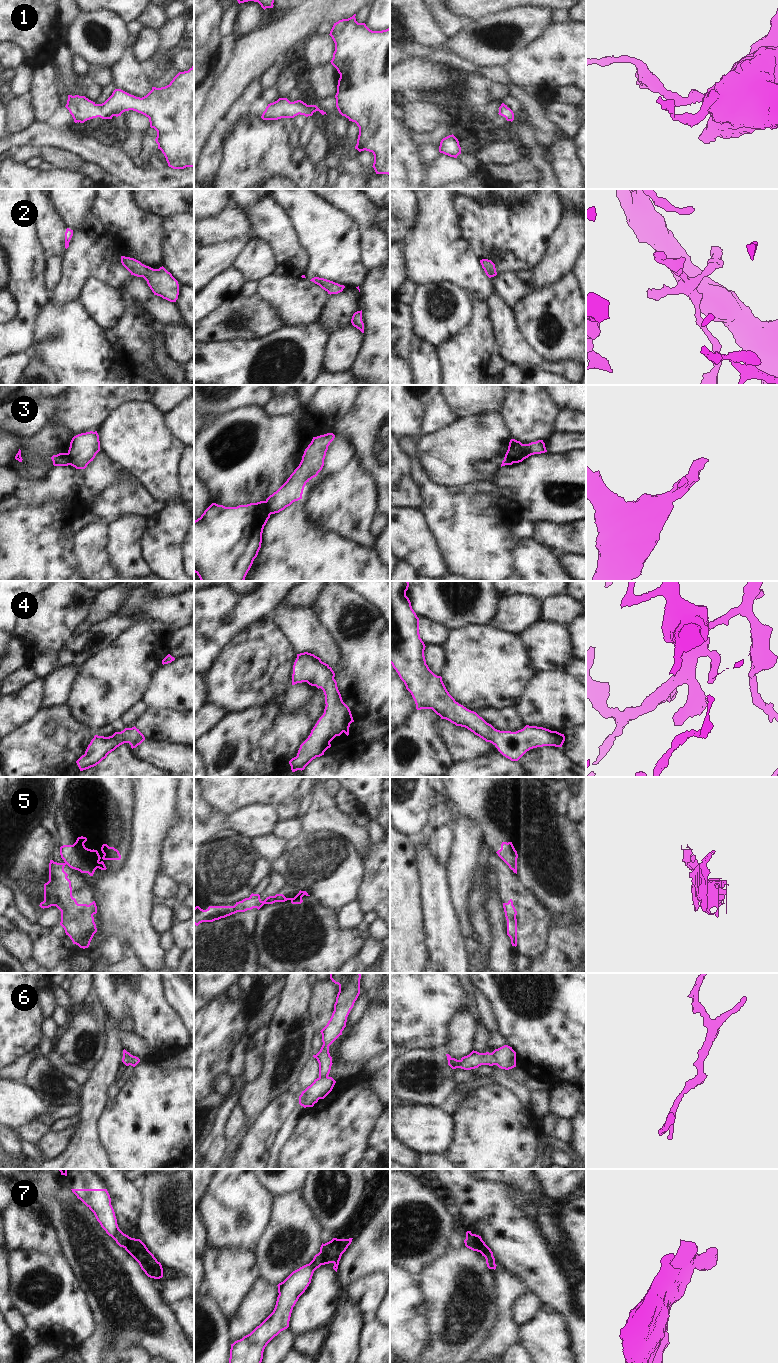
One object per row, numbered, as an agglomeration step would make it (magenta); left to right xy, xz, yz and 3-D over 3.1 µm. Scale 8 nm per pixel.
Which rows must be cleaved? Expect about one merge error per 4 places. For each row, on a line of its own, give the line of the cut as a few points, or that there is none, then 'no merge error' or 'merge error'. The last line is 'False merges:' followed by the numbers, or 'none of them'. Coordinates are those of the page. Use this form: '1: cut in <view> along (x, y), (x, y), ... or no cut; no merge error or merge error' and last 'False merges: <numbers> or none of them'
1: no cut; no merge error
2: no cut; no merge error
3: cut in yz along (521, 443), (518, 452), (511, 459), (512, 463); merge error
4: no cut; no merge error
5: cut in xz along (273, 896), (263, 903); merge error
6: no cut; no merge error
7: cut in yz along (464, 1242), (467, 1240), (477, 1240), (484, 1246); merge error
False merges: 3, 5, 7

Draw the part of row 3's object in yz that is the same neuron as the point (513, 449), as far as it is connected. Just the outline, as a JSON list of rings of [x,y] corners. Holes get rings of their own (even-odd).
[[[511,439],[509,442],[508,450],[505,454],[504,460],[502,461],[501,467],[505,465],[512,465],[511,459],[519,453],[521,442],[515,439]]]

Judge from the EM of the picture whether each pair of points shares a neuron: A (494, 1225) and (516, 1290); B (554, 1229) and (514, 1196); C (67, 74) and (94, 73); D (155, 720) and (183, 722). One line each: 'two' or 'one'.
A: two
B: two
C: two
D: one

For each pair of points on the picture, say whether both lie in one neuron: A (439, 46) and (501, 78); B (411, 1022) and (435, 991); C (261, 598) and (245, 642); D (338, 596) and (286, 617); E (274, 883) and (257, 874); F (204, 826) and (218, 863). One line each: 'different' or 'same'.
A: different
B: same
C: different
D: different
E: different
F: different

